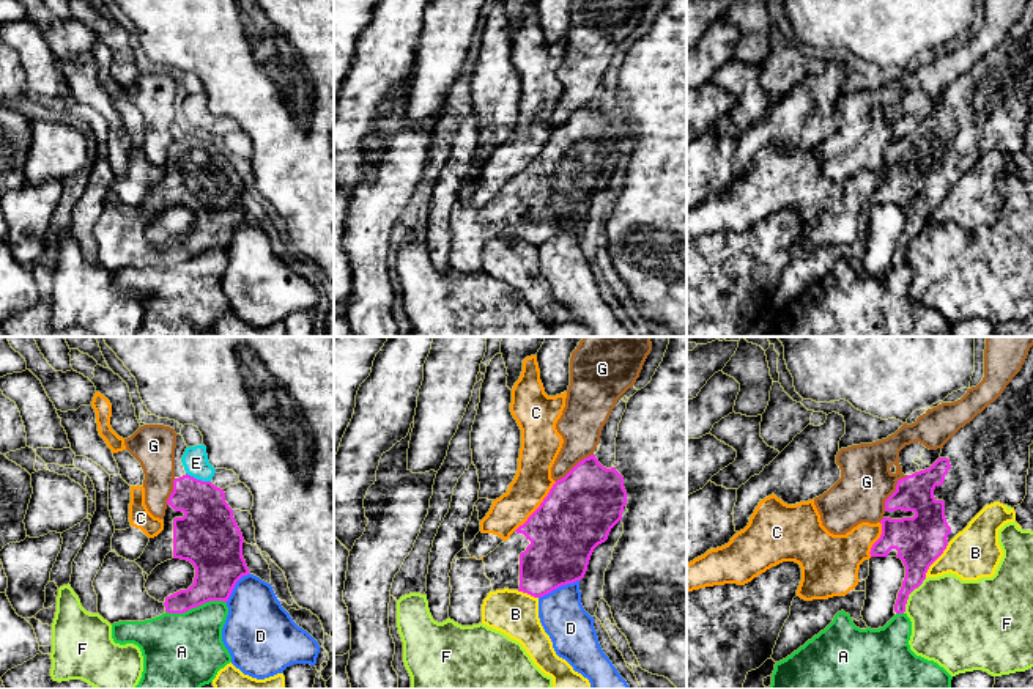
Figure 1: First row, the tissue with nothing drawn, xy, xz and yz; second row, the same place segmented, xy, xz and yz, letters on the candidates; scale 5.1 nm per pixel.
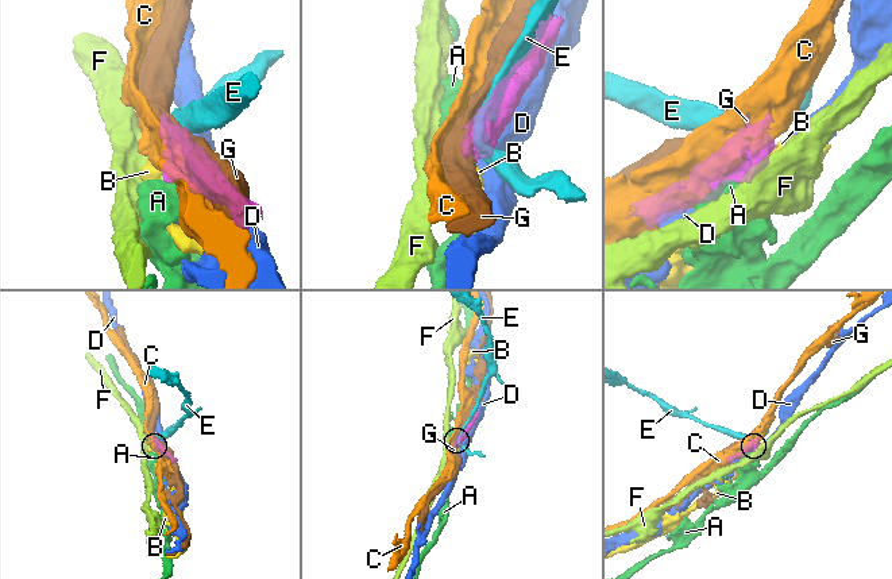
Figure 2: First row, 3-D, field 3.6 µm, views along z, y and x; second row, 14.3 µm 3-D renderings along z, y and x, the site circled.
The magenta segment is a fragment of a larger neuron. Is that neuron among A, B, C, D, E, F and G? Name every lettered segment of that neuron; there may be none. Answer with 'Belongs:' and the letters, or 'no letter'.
Belongs: no letter

